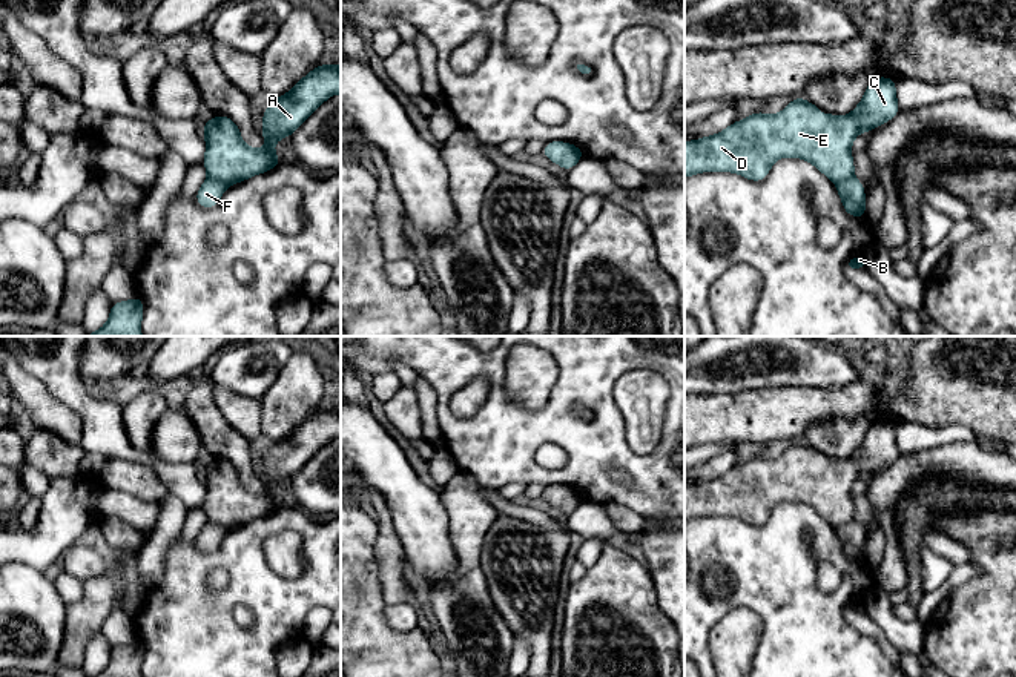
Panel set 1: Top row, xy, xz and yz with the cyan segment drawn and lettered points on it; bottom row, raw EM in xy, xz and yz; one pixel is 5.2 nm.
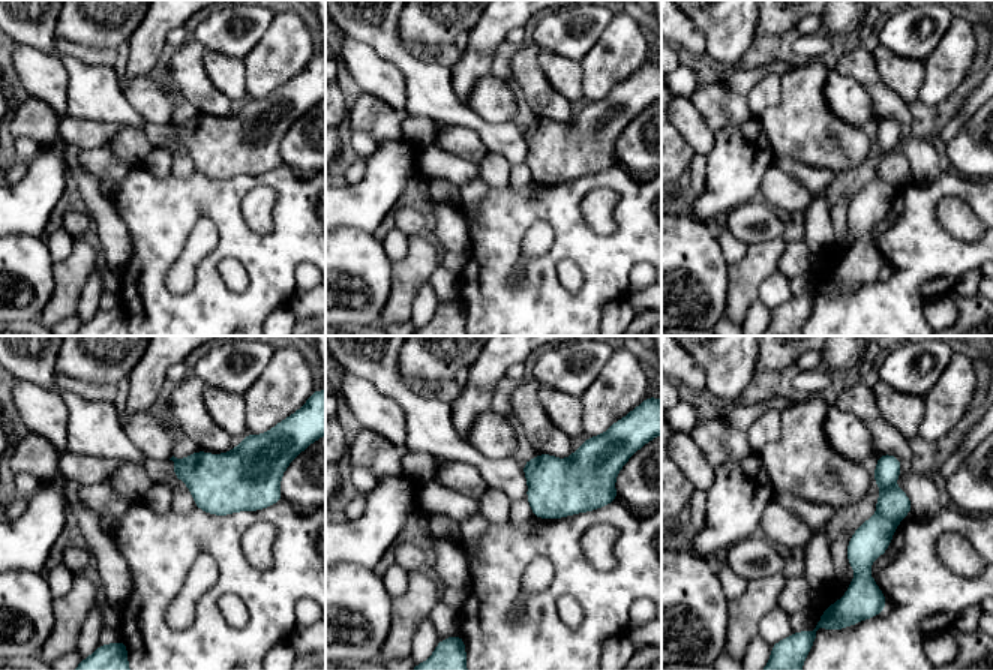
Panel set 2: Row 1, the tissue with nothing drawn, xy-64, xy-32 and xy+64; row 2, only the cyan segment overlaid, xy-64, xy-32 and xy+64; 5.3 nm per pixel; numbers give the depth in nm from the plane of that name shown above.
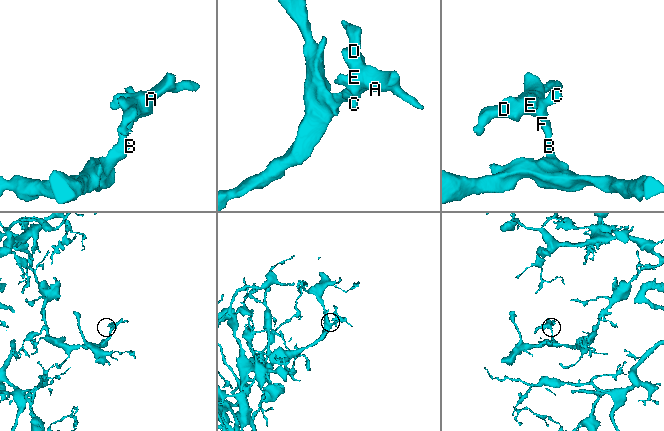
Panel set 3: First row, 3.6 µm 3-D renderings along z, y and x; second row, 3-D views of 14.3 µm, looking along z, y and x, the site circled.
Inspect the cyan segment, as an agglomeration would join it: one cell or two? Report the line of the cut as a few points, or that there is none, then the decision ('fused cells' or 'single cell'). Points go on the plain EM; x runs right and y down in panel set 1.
xy (207, 519), (227, 528) | fused cells

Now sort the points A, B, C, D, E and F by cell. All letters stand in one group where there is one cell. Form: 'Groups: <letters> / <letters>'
Groups: A C D E / B F

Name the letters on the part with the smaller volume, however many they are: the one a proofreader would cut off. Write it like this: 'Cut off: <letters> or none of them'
Cut off: A, C, D, E

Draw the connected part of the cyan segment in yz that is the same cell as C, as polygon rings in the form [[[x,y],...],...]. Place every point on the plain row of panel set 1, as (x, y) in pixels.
[[[887,421],[873,422],[858,450],[844,461],[829,456],[821,461],[818,450],[798,441],[777,459],[755,456],[715,479],[684,485],[684,522],[701,516],[734,516],[750,525],[763,525],[778,502],[792,500],[809,505],[838,528],[853,520],[850,490],[856,479],[882,470],[899,456],[895,424]]]

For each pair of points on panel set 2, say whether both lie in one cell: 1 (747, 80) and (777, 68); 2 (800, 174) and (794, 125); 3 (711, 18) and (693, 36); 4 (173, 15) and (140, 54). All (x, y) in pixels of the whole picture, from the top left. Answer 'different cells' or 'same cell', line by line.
1: same cell
2: different cells
3: different cells
4: same cell

